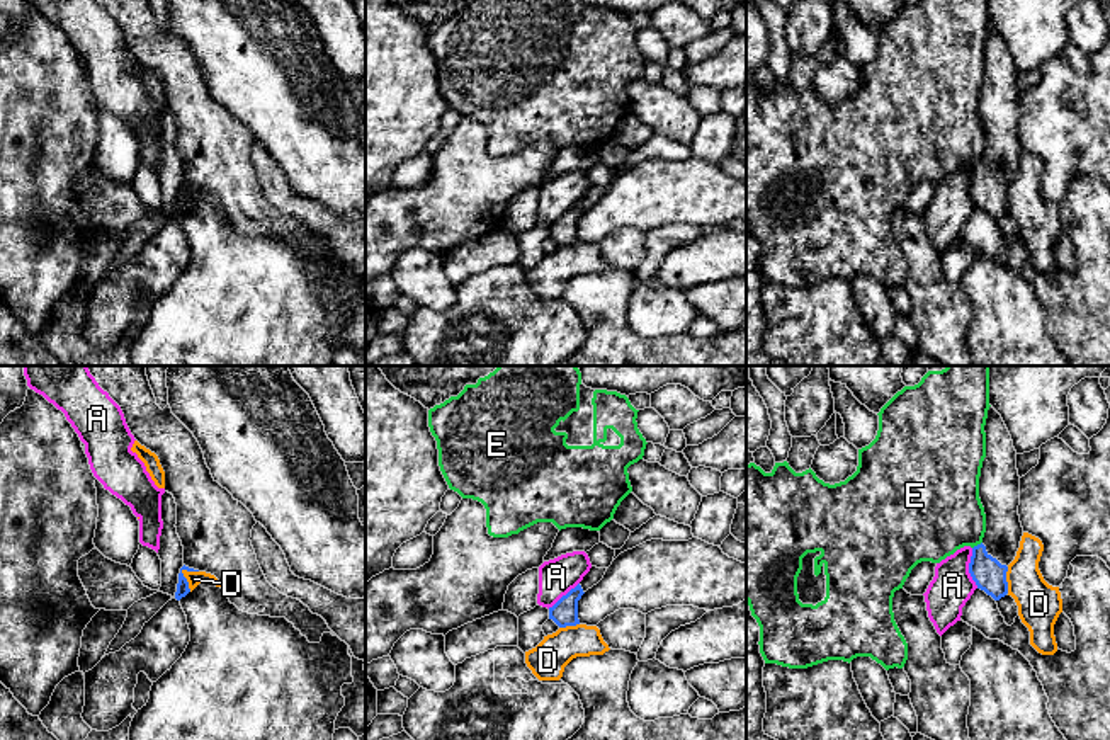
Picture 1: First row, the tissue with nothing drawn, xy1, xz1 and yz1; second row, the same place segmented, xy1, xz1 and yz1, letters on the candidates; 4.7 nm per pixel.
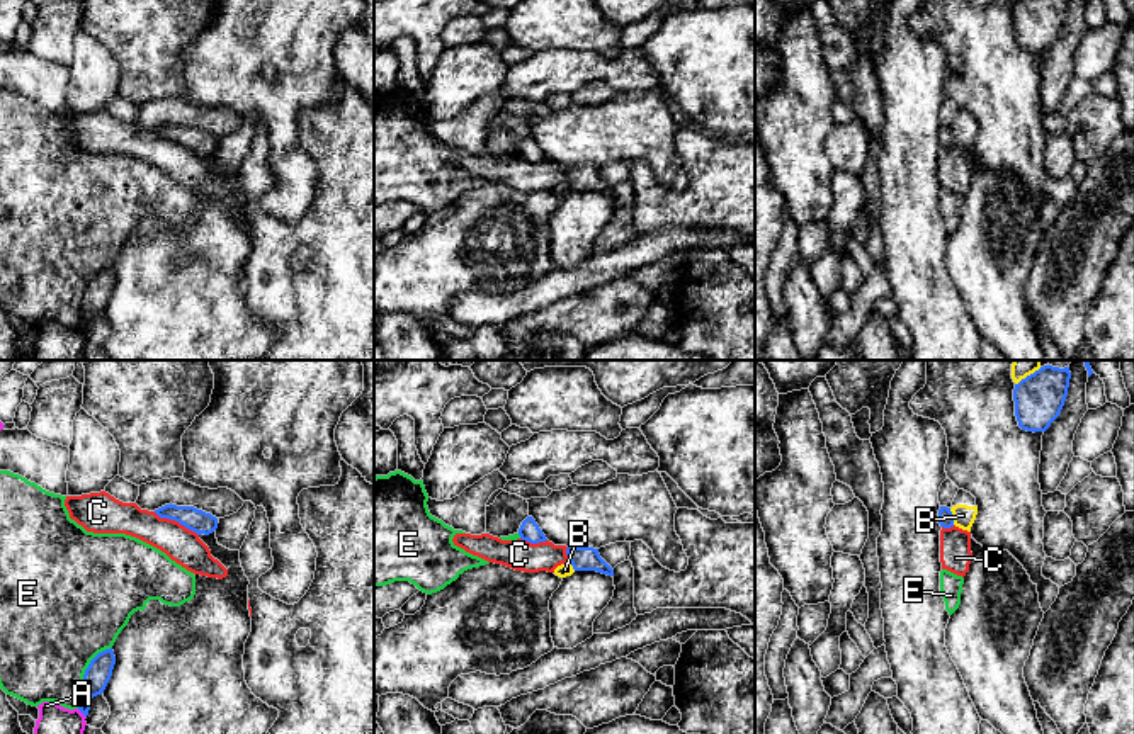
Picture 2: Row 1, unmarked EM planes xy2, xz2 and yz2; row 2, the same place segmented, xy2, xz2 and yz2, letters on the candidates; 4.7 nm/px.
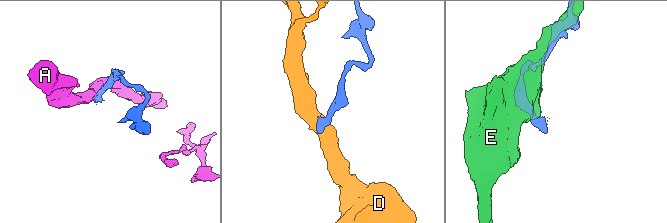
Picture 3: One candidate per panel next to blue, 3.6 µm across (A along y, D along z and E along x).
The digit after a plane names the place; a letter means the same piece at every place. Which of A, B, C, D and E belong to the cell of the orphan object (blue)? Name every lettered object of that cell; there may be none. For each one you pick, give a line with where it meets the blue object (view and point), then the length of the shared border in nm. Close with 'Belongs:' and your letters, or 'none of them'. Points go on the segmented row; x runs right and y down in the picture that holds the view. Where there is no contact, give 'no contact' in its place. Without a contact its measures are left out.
Belongs: none of them

